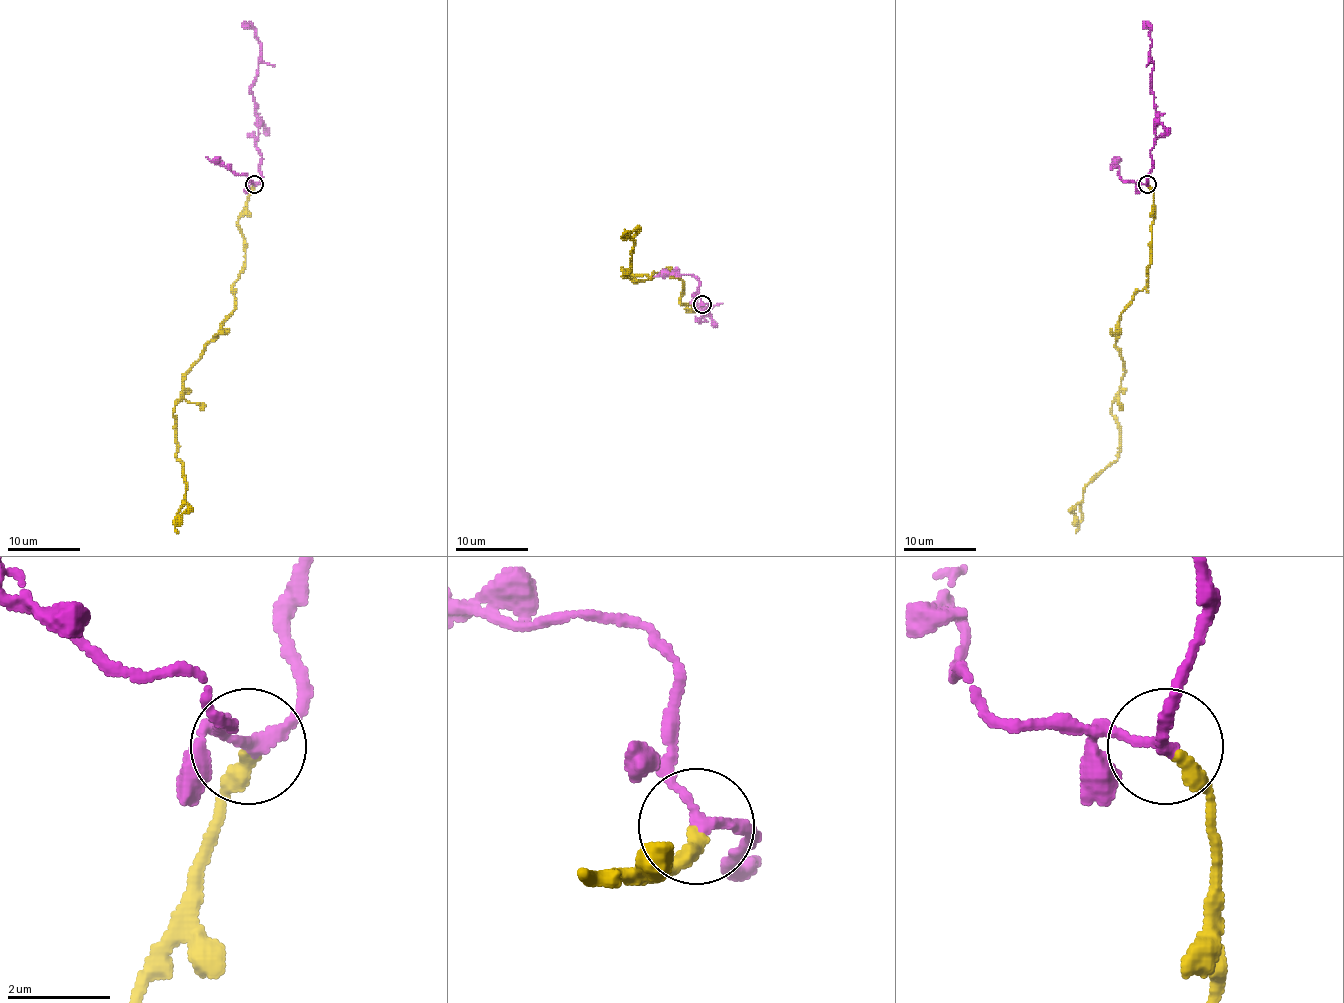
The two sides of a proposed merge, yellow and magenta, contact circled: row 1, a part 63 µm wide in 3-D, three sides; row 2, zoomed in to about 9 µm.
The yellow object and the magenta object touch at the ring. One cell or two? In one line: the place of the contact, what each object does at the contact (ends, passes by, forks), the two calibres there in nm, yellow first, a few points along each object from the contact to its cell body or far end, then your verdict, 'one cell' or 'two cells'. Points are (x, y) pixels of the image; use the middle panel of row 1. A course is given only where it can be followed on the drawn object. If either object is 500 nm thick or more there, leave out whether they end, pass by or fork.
at (702, 304); yellow ends there; magenta passes by; 300 nm thick on the yellow side, 220 nm on the other; yellow runs (702, 303), (686, 310), (682, 281), (624, 276), (626, 233); magenta runs (702, 303), (709, 305), (706, 312), (699, 309), (706, 310), (708, 307), (690, 301); one cell

